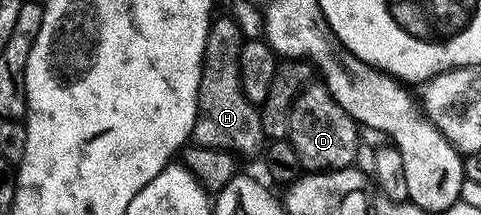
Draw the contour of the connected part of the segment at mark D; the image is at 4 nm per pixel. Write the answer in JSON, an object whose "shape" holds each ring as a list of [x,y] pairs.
{"shape":[[[312,82],[297,94],[292,103],[286,139],[293,146],[301,169],[309,173],[327,172],[334,168],[350,168],[357,163],[356,131],[356,121],[342,110],[342,106],[338,106],[338,102],[334,102],[323,83]]]}

